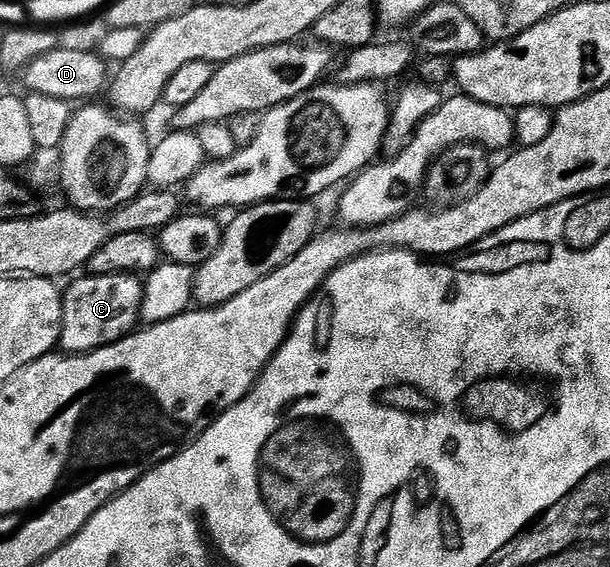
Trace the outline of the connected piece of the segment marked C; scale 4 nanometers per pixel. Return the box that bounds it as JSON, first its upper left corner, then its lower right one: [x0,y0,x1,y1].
[58,273,143,355]

